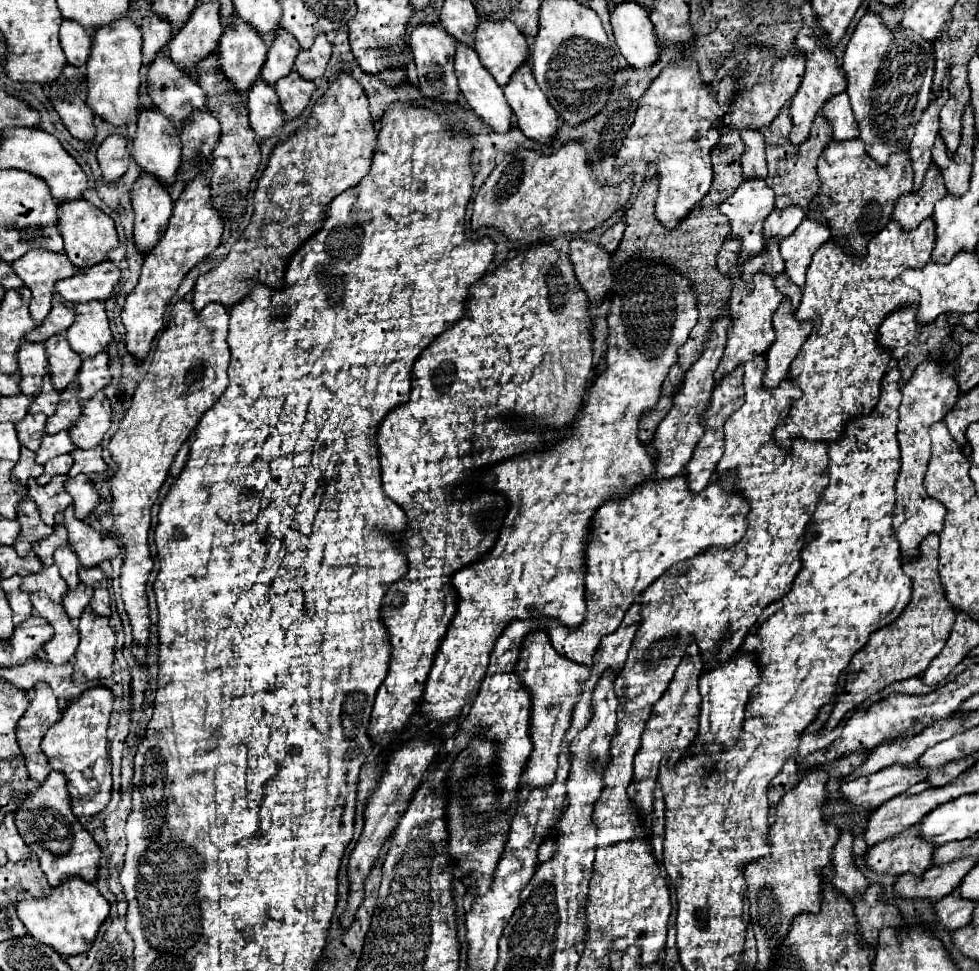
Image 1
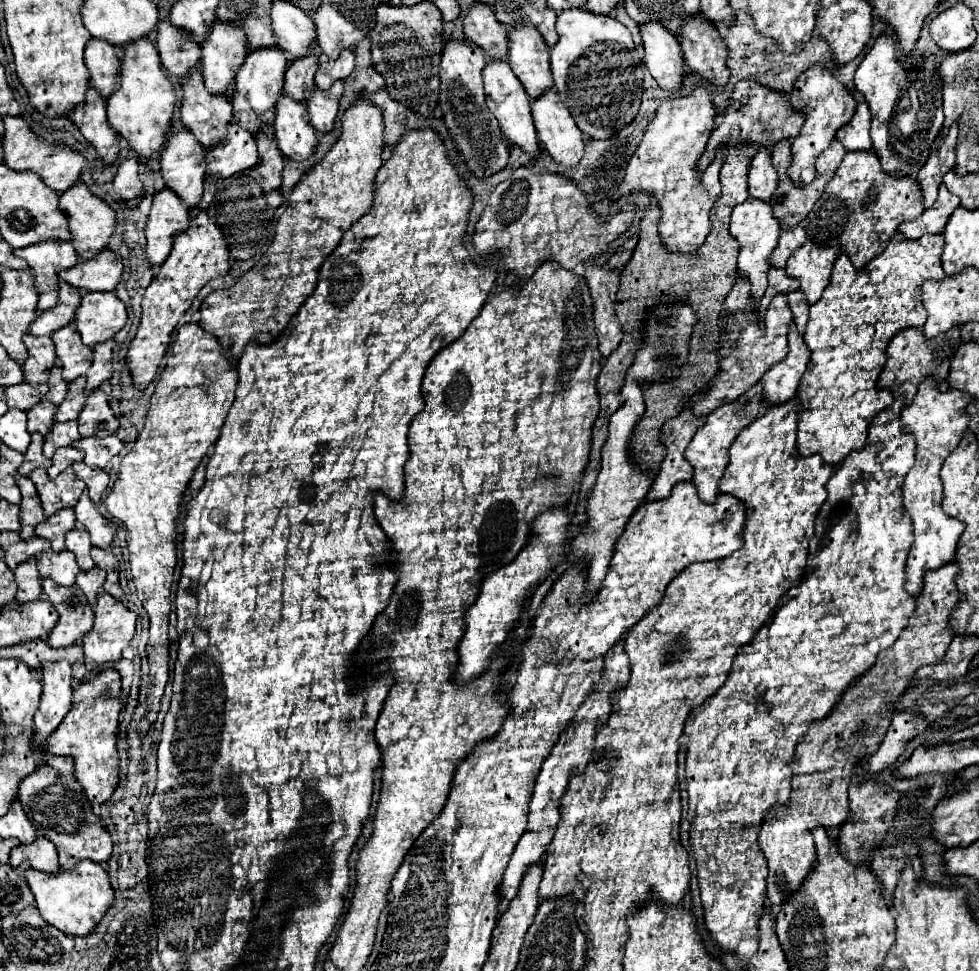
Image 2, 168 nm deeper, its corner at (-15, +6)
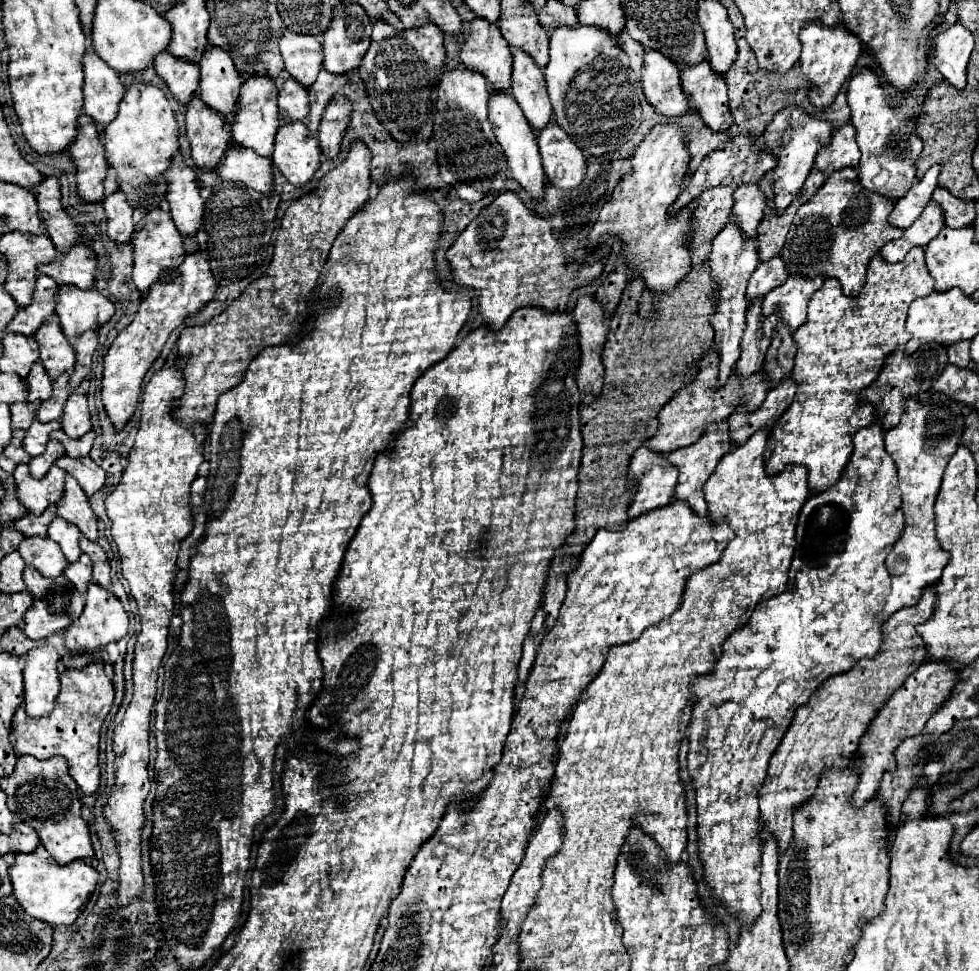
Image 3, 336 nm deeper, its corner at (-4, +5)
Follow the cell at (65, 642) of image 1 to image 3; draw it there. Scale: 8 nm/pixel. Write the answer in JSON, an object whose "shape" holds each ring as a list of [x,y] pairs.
{"shape":[[[27,566],[23,570],[23,580],[25,580],[25,586],[29,590],[29,594],[33,596],[33,606],[29,608],[29,612],[25,614],[25,628],[23,632],[27,634],[27,638],[31,640],[45,640],[61,630],[65,630],[71,622],[75,622],[79,616],[81,616],[81,610],[83,610],[83,600],[77,592],[77,588],[65,578],[65,576],[59,576],[59,578],[43,578],[41,574],[37,574],[37,570],[33,566]]]}

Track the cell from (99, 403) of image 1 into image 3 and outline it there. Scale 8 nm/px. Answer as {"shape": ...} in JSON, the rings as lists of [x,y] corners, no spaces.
{"shape":[[[73,392],[69,396],[67,406],[63,410],[63,416],[61,416],[61,424],[63,424],[63,432],[69,438],[81,438],[83,434],[93,430],[91,414],[89,414],[89,408],[87,408],[87,396],[85,394]]]}

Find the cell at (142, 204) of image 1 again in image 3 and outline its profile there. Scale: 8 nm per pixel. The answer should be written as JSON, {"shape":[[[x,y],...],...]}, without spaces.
{"shape":[[[157,208],[157,210],[149,210],[141,222],[137,224],[135,232],[133,232],[133,282],[141,292],[147,292],[149,286],[153,282],[159,280],[159,276],[163,274],[163,270],[171,270],[177,264],[183,262],[185,258],[185,250],[183,250],[183,242],[181,242],[181,232],[177,230],[173,218],[169,212]]]}

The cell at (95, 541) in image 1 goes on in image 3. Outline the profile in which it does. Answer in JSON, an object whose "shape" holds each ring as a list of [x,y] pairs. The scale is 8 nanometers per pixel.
{"shape":[[[73,476],[65,478],[65,494],[57,504],[57,514],[67,522],[75,522],[87,540],[97,542],[97,516],[89,508],[87,496]]]}

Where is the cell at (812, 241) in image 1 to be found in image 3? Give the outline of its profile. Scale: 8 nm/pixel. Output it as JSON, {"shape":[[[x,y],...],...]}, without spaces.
{"shape":[[[789,274],[785,284],[775,286],[763,298],[763,314],[769,316],[775,308],[779,308],[781,318],[787,320],[791,332],[799,328],[807,320],[807,304],[815,290],[823,284],[823,276],[801,278],[799,274]]]}

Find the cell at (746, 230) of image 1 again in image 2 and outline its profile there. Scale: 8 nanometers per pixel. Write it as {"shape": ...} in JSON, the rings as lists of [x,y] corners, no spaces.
{"shape":[[[744,201],[742,205],[736,205],[736,209],[732,211],[732,221],[730,221],[730,235],[738,241],[740,245],[740,253],[738,253],[738,273],[744,275],[750,281],[750,297],[752,297],[752,305],[754,309],[758,307],[768,281],[768,257],[772,253],[772,249],[776,247],[776,241],[780,237],[780,223],[776,221],[776,217],[772,217],[772,207],[770,203],[764,201]]]}

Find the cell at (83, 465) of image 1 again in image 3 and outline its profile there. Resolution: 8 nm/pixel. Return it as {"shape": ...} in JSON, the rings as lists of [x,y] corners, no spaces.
{"shape":[[[57,430],[51,434],[55,440],[59,440],[63,446],[65,446],[65,452],[69,458],[83,458],[83,456],[89,456],[91,452],[91,446],[93,446],[93,440],[95,440],[95,432],[87,432],[85,436],[81,438],[69,438],[63,430]]]}

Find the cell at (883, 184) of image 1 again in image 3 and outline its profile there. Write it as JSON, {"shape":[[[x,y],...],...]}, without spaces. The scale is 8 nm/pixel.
{"shape":[[[855,168],[837,170],[837,174],[829,174],[817,194],[797,210],[781,256],[791,274],[811,278],[823,272],[841,282],[843,294],[857,296],[865,282],[871,256],[875,256],[889,240],[901,238],[903,234],[901,228],[889,226],[887,218],[891,212],[893,200],[865,190]]]}

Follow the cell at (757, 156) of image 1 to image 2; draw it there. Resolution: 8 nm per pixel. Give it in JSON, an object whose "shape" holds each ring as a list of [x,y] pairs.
{"shape":[[[758,149],[748,169],[748,193],[752,199],[770,201],[778,185],[778,173],[770,163],[768,149]]]}

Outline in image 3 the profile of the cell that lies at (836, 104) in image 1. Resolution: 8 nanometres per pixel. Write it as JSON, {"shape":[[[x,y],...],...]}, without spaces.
{"shape":[[[851,122],[837,128],[831,136],[831,140],[821,148],[821,152],[815,158],[815,168],[831,174],[833,170],[845,168],[845,166],[857,166],[859,162],[859,146],[855,142],[857,132],[853,130]]]}

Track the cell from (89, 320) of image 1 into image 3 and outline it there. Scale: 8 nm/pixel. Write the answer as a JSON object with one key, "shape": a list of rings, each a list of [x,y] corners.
{"shape":[[[59,286],[57,316],[67,338],[81,336],[87,330],[97,330],[115,314],[109,298],[97,290],[77,290],[77,286]]]}

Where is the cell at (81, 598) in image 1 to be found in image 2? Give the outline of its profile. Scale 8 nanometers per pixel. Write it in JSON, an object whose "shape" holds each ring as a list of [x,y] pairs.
{"shape":[[[94,567],[92,571],[80,571],[78,577],[76,577],[76,585],[84,591],[86,599],[90,605],[96,605],[96,597],[104,585],[104,577],[106,573],[98,567]]]}

